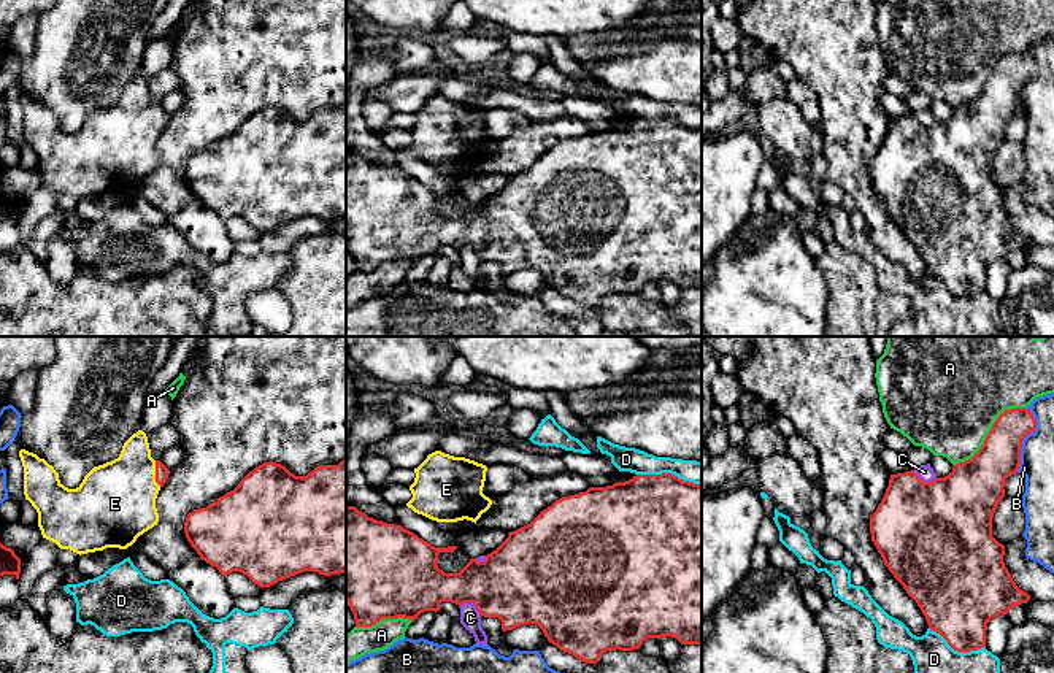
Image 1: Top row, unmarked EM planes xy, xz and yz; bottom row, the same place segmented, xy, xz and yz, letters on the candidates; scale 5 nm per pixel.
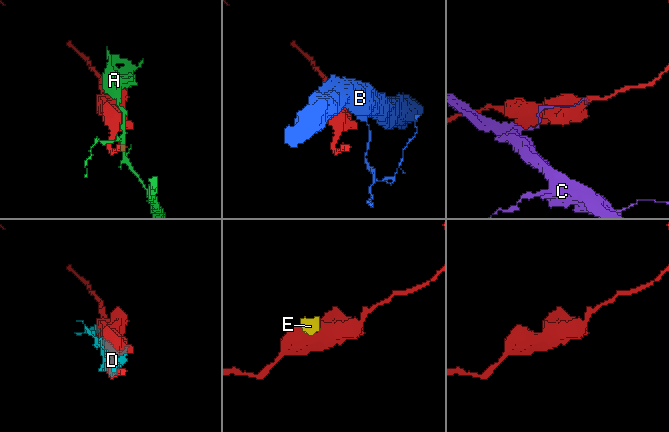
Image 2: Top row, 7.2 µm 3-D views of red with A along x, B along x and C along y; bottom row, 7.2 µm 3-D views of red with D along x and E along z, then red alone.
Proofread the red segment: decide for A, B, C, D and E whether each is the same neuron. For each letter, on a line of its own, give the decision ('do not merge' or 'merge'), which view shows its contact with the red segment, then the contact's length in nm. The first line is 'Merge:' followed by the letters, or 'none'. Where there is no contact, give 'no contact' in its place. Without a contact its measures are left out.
Merge: E
A: do not merge; contact in yz; length 480 nm
B: do not merge; contact in yz; length 340 nm
C: do not merge; contact in xz; length 130 nm
D: do not merge; contact in xz; length 340 nm
E: merge; contact in xy; length 140 nm

